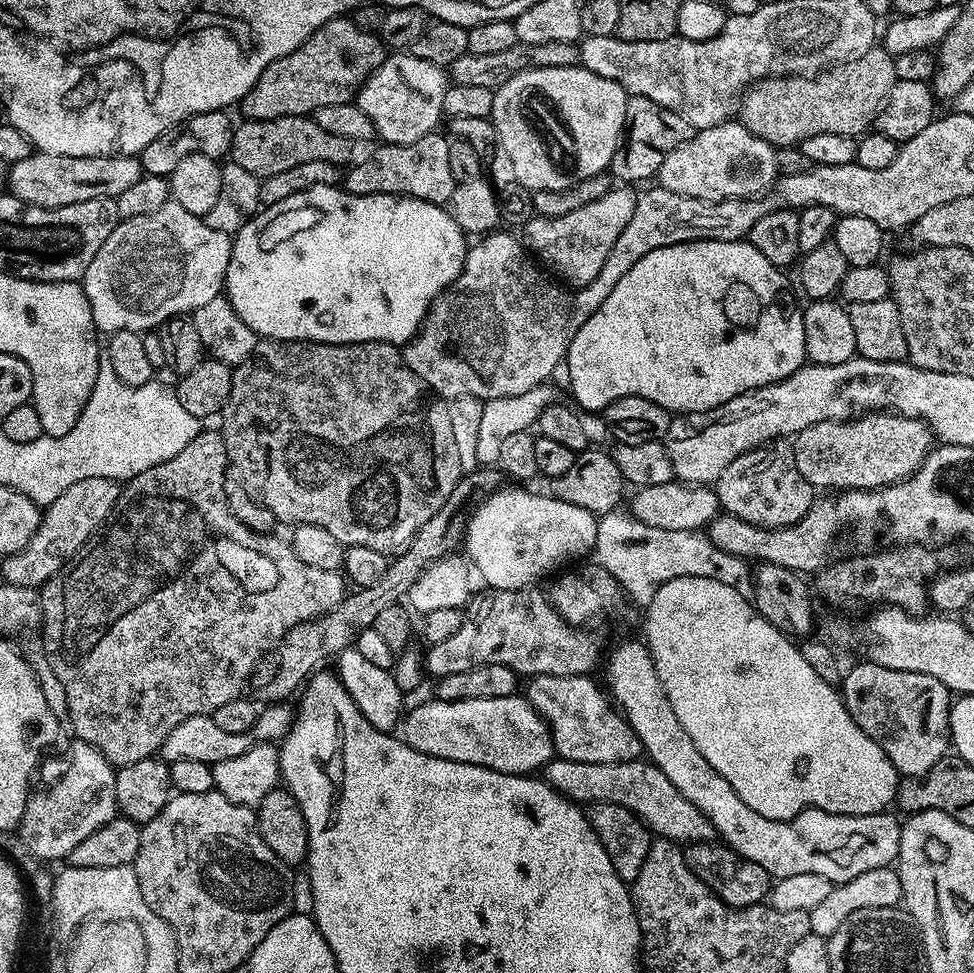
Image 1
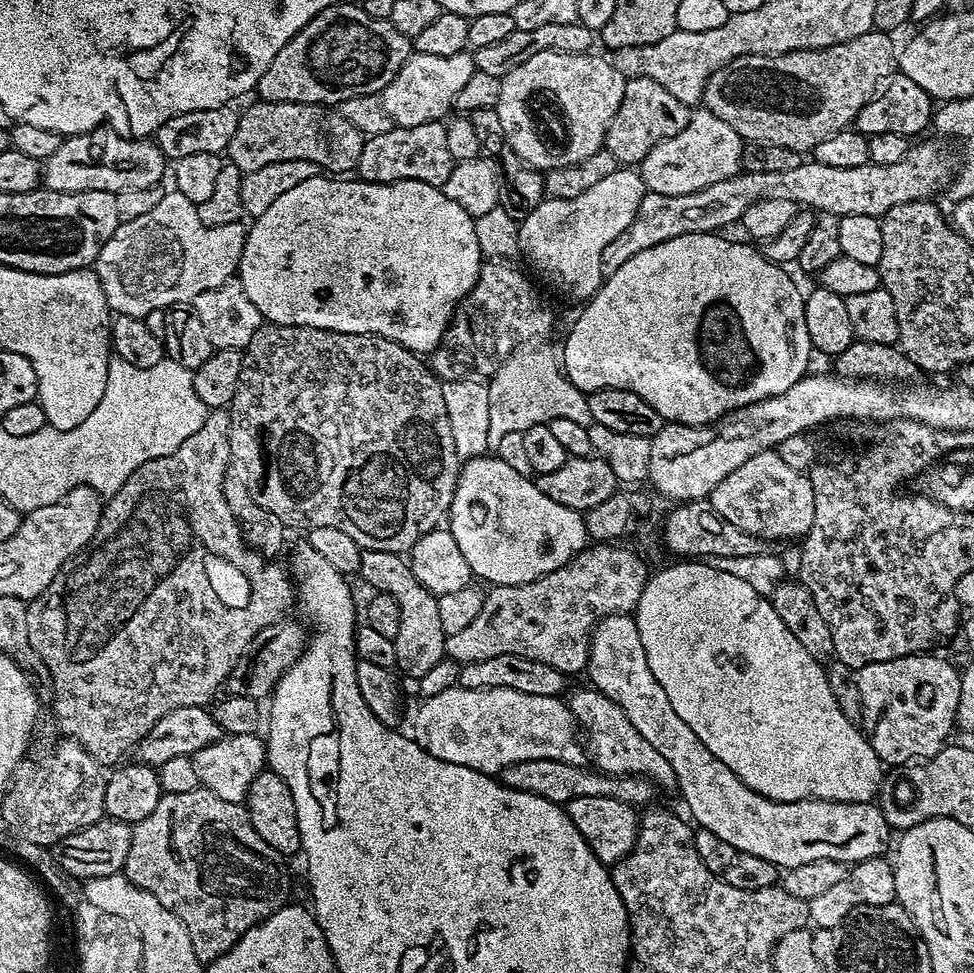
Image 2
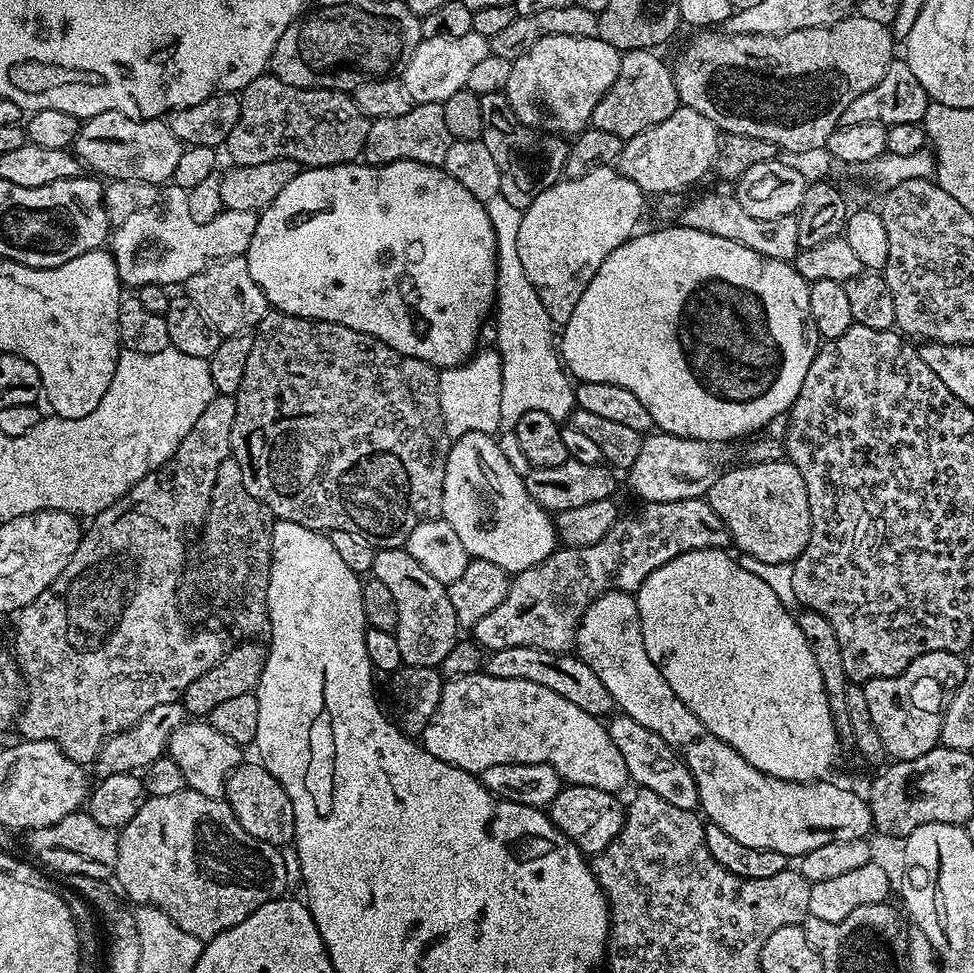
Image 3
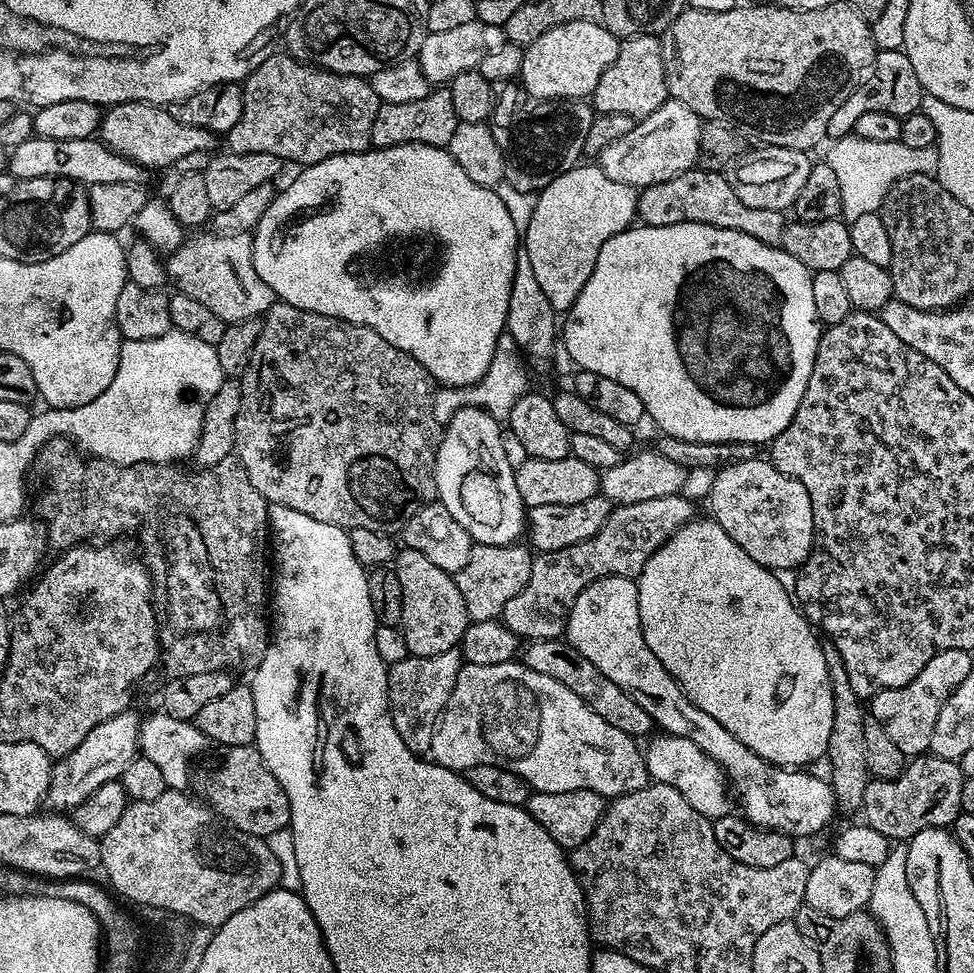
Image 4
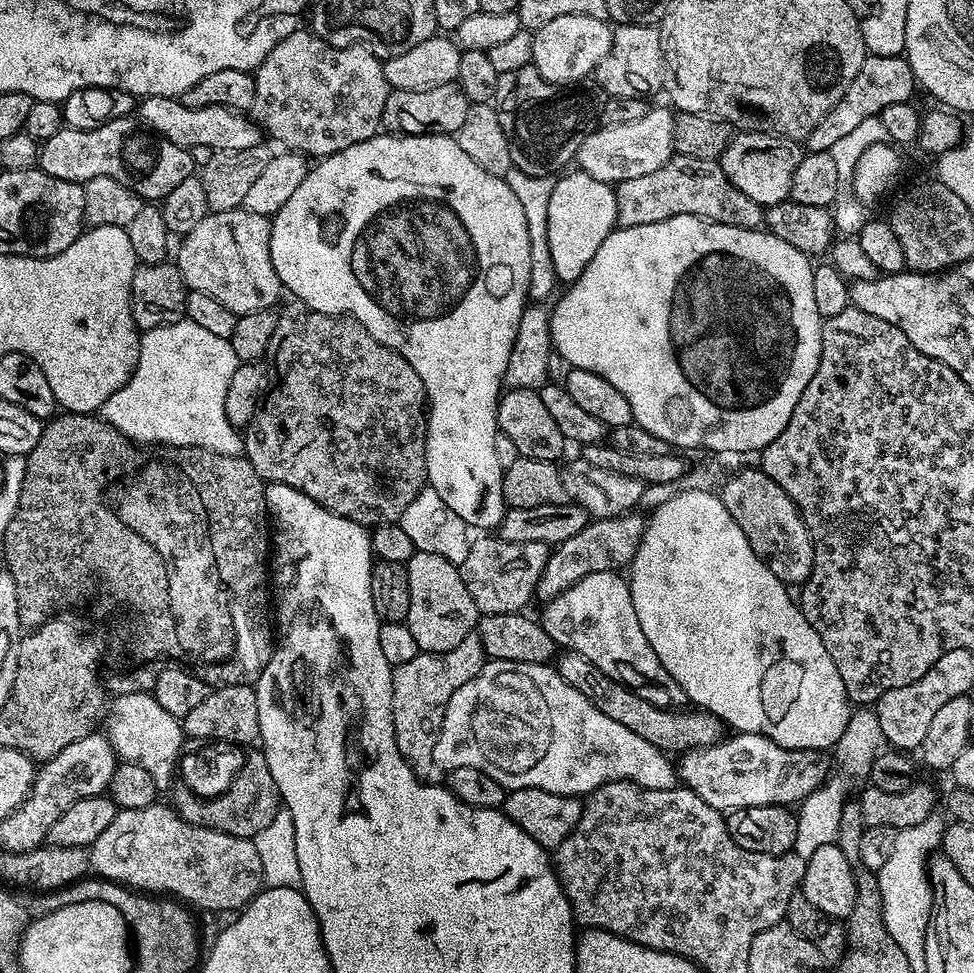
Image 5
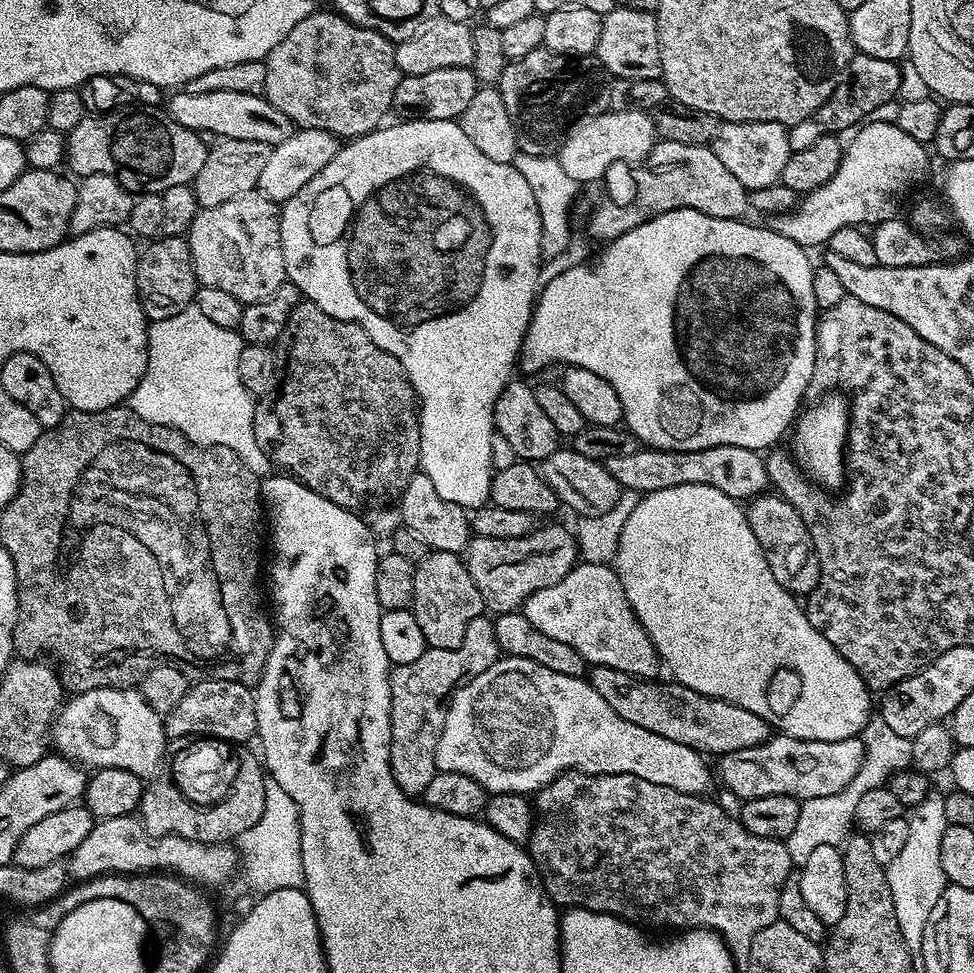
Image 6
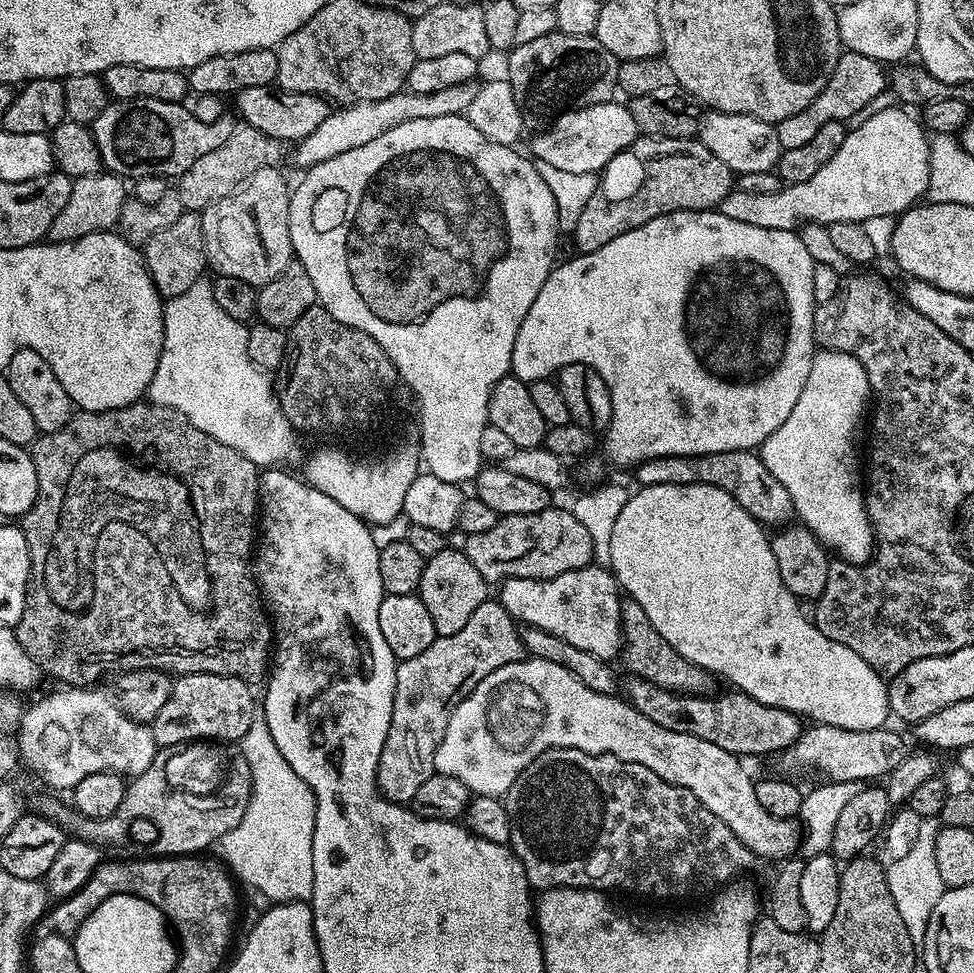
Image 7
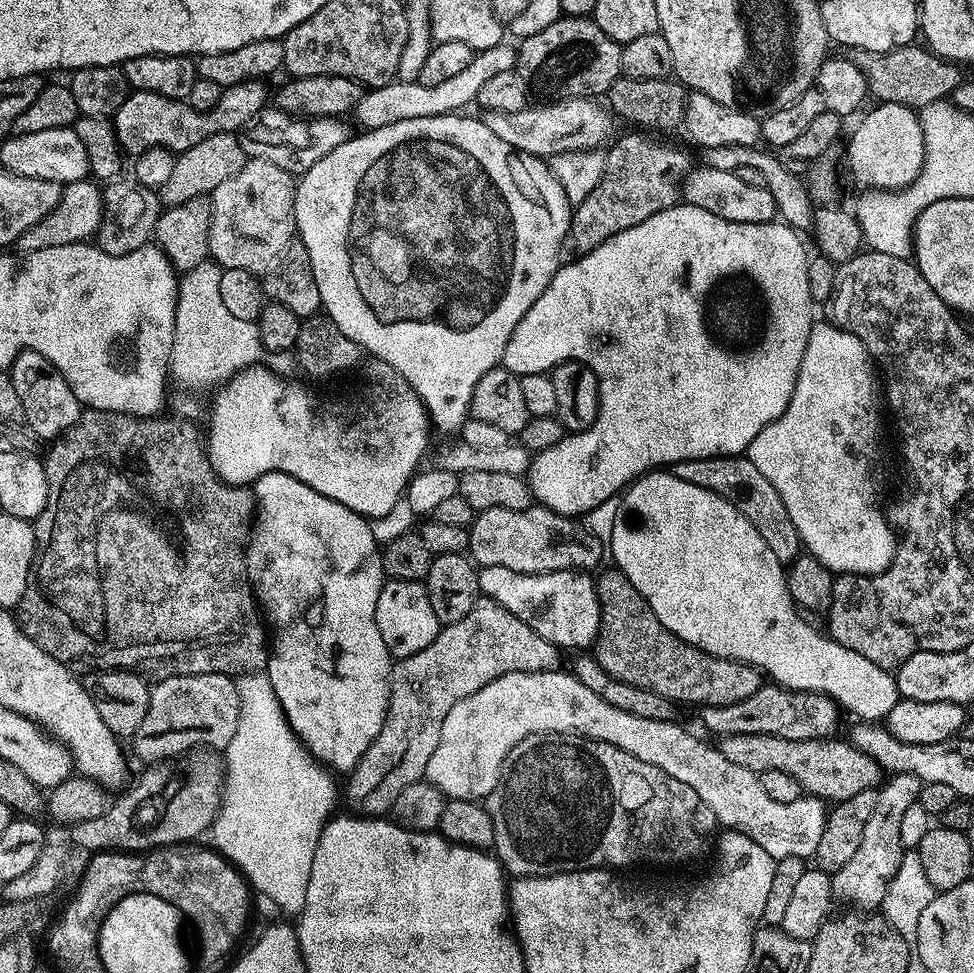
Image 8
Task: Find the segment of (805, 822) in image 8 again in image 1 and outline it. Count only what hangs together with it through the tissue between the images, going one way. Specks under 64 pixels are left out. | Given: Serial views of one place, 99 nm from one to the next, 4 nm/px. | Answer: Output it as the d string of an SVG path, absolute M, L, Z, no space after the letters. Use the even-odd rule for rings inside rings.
M520 694L502 698L468 698L462 702L442 702L434 698L426 702L426 706L418 706L418 710L406 713L402 720L402 739L414 750L434 758L486 766L515 776L543 769L554 756L548 723Z

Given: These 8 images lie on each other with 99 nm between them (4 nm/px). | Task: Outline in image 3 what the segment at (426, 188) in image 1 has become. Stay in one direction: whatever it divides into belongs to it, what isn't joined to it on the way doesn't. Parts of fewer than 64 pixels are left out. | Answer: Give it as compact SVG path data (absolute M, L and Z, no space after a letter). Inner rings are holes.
M413 104L410 110L406 110L406 114L398 114L398 118L382 118L369 123L362 160L366 164L413 160L440 166L443 165L452 142L450 130L446 130L443 104Z

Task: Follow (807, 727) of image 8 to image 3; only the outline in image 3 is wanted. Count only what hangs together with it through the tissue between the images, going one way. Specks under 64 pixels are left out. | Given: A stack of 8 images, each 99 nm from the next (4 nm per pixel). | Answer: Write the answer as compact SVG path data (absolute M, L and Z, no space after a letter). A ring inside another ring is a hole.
M510 646L506 650L488 652L482 668L494 678L522 678L526 682L538 682L538 686L546 686L546 690L562 694L566 702L574 702L578 710L586 710L586 714L591 716L607 717L614 708L606 686L602 686L602 678L598 678L598 674L594 674L594 670L590 670L590 666L586 666L586 662L582 662L572 652L538 650L534 646Z

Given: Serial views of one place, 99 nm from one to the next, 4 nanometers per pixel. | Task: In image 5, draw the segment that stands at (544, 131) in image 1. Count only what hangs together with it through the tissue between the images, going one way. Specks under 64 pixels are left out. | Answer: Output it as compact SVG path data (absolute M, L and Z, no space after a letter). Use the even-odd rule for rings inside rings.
M566 14L563 18L554 18L532 33L533 68L542 74L548 82L557 86L572 84L583 76L591 77L598 62L610 54L614 28L608 20L586 18L586 14Z

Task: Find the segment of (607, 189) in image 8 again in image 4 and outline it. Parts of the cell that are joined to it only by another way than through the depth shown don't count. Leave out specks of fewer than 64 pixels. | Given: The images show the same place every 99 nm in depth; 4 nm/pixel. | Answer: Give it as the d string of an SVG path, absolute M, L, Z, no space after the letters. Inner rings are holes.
M699 166L674 178L666 178L666 182L639 189L636 215L641 225L674 226L682 222L698 222L726 230L738 230L742 234L750 234L750 238L758 238L758 242L774 245L779 245L786 223L784 212L746 206L746 202L742 202L742 198L738 198L733 190L732 181L727 175L708 172Z

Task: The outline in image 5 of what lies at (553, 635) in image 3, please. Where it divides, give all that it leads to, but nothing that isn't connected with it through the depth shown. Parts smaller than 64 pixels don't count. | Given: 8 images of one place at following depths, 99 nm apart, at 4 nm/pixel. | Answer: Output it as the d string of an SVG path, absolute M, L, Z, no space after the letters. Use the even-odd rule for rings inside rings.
M633 510L624 516L615 516L605 520L593 519L574 538L566 538L566 542L555 545L549 551L546 570L542 578L538 578L535 599L547 602L558 598L562 590L570 590L574 582L582 582L586 574L599 572L620 572L627 569L632 563L634 554L642 542L642 534L646 523L645 517L639 511Z

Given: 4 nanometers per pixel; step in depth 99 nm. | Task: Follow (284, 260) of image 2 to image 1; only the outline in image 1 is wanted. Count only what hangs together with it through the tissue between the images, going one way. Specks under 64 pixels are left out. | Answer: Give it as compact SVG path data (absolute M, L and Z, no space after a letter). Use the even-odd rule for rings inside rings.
M327 184L326 186L314 186L302 190L298 194L294 194L290 198L282 198L282 202L277 204L267 205L263 210L260 210L252 217L251 220L245 222L241 226L238 233L235 234L232 241L232 253L230 254L230 266L226 270L226 278L224 279L224 292L227 295L228 301L234 306L234 310L238 314L238 318L242 318L242 322L246 322L246 326L250 326L250 330L256 332L257 337L265 340L309 340L312 344L357 344L358 342L386 342L403 346L408 341L415 338L416 333L420 330L420 324L424 320L424 316L428 313L428 308L432 305L432 301L449 288L452 283L458 278L458 274L464 265L464 259L468 256L469 241L466 239L466 233L460 229L454 222L451 211L447 207L431 204L425 200L419 200L413 196L391 196L390 194L366 194L358 196L344 191L343 187Z

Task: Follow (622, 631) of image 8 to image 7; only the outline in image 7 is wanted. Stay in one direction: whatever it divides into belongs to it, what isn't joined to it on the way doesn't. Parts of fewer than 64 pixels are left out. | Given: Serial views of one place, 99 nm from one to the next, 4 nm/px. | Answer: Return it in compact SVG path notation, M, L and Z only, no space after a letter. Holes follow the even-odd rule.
M625 599L620 605L620 617L624 631L622 661L631 675L646 678L646 682L654 682L654 686L662 686L671 692L685 692L691 696L710 696L717 691L717 677L678 655L674 646L670 646L670 642L666 642L666 638L662 638L654 626L650 626L650 618L646 618L638 602Z

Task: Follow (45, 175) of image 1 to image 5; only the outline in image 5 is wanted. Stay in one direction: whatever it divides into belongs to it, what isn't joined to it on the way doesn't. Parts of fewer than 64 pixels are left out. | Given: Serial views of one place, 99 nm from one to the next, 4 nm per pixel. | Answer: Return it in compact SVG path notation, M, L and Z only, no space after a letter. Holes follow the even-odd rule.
M146 96L139 101L138 116L157 136L164 136L170 142L186 149L205 145L212 146L214 152L229 152L230 150L250 150L261 143L260 125L245 113L236 112L232 108L222 106L188 108L174 96Z

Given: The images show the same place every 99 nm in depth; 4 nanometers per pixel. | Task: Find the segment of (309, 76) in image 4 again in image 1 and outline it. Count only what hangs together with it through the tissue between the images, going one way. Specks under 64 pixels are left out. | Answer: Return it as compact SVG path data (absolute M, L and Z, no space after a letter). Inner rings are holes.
M311 115L287 116L273 120L244 120L232 133L230 160L259 178L290 170L302 162L330 162L341 166L353 159L349 141L338 138L315 124Z

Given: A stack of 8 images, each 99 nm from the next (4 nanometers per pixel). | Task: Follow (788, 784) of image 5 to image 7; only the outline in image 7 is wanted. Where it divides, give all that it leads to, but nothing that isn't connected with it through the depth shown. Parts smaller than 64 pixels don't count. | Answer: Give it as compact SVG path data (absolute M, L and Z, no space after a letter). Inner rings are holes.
M813 723L811 726L805 727L803 731L800 733L800 737L798 738L798 742L794 742L785 752L779 753L778 760L780 760L780 768L781 773L784 774L792 774L788 772L821 772L824 775L823 779L825 781L832 781L834 783L854 783L856 781L861 782L876 782L879 778L887 778L890 773L893 772L894 769L898 767L898 765L904 761L906 755L906 749L904 749L904 744L900 741L900 736L896 732L891 732L891 727L885 726L882 728L875 728L874 730L842 730L841 728L835 728L834 726L830 726L829 724L818 724Z

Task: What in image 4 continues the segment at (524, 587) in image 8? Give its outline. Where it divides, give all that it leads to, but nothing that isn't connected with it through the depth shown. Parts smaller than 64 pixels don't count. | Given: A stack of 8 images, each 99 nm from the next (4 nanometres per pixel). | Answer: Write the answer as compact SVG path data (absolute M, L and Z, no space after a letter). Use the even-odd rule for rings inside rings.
M607 576L590 582L590 586L586 586L582 594L578 594L570 610L566 639L574 646L574 650L578 650L578 654L582 654L582 658L594 662L594 666L598 666L598 670L602 670L602 674L606 674L610 682L622 686L622 690L626 690L626 694L630 694L630 698L634 698L634 702L638 702L638 706L642 706L642 710L650 714L653 725L661 733L688 738L690 742L697 744L711 760L715 760L734 785L735 795L736 792L740 795L740 804L744 807L743 815L751 824L799 838L799 836L812 836L815 832L822 831L831 822L832 815L837 815L838 809L832 793L832 785L825 777L823 780L820 776L811 776L808 773L811 771L808 770L793 770L788 766L769 764L762 757L755 756L745 744L738 742L738 738L734 738L730 730L726 730L714 718L710 718L706 710L698 710L698 706L690 702L690 698L680 689L678 682L666 670L666 666L662 666L662 662L654 658L650 646L646 646L646 638L642 634L642 622L638 614L638 590L633 577Z

